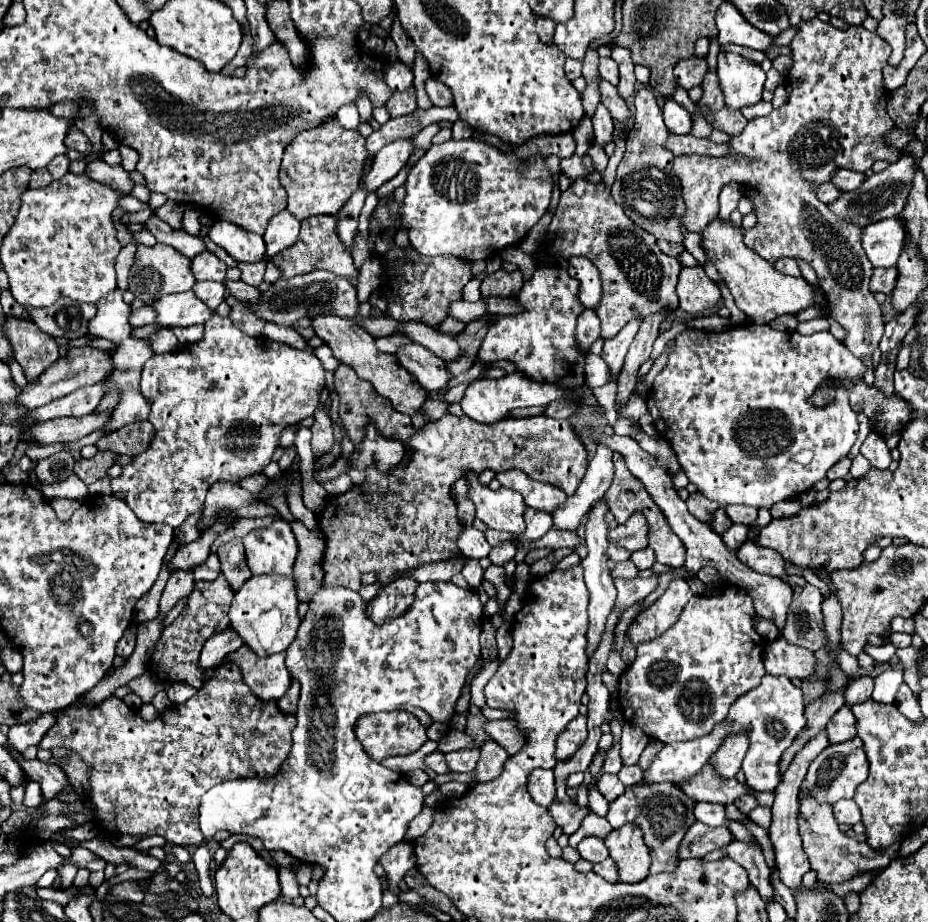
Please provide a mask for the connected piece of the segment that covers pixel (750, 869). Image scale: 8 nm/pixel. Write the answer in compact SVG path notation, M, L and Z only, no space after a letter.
M735 840L725 848L725 851L748 872L750 883L758 890L762 900L765 903L772 901L774 890L770 884L770 868L764 860L764 854L760 854L762 852L760 842L754 840L754 844L750 844Z

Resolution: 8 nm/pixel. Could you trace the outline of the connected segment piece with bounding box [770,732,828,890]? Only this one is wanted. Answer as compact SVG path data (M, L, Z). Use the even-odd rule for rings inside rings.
M820 732L818 736L814 736L794 758L794 762L790 764L790 768L786 770L786 774L782 776L782 782L778 784L776 792L774 792L774 804L772 804L772 826L770 826L770 840L774 844L774 852L776 852L776 864L780 870L780 880L790 888L798 888L802 884L802 876L810 870L810 862L808 856L802 848L800 836L798 832L794 832L794 802L798 802L798 792L800 792L800 784L806 776L806 770L810 766L810 762L814 760L814 756L818 756L818 752L822 752L828 746L826 734Z

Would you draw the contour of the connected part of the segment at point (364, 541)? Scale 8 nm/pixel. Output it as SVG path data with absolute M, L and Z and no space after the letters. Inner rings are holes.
M340 364L334 372L334 380L338 396L344 396L340 400L340 418L350 420L350 424L374 422L376 428L392 440L408 438L410 456L408 462L402 458L402 462L390 472L380 472L374 466L366 468L364 482L334 496L316 516L326 538L322 562L324 586L358 590L360 578L366 572L376 572L378 582L388 584L394 572L410 570L424 562L454 558L458 554L456 538L460 534L460 522L456 516L452 484L468 472L520 470L532 480L562 488L568 496L578 490L578 484L584 478L588 454L568 420L534 416L482 424L466 416L458 418L446 414L436 422L414 428L408 414L394 410L390 400L380 396L368 380L358 378L350 366ZM352 400L360 402L360 410L356 412L358 416L352 416ZM362 400L366 400L366 408ZM376 410L382 410L382 422L374 420Z

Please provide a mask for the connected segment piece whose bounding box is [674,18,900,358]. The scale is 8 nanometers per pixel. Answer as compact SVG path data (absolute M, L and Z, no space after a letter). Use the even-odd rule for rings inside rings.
M812 18L798 26L798 34L790 42L790 50L792 68L784 76L784 84L790 86L790 98L782 108L772 110L768 116L750 120L744 132L730 140L730 156L712 158L682 154L674 160L674 174L680 178L686 202L686 214L680 226L690 232L702 232L718 216L718 198L722 186L730 182L742 184L758 216L758 224L746 230L746 246L768 262L774 262L782 256L804 258L816 270L820 288L830 300L830 318L834 318L846 330L844 346L858 358L870 358L882 338L884 320L880 304L874 300L874 294L868 288L872 264L862 252L862 228L858 228L856 224L846 224L846 220L838 220L838 216L834 216L828 206L814 196L810 184L828 182L838 168L866 172L876 160L886 160L894 164L900 158L900 152L886 142L886 134L894 128L894 122L886 112L886 90L882 76L882 68L888 64L890 58L890 44L882 40L878 32L870 32L864 26L850 26L848 30L838 30L832 24L822 22L820 18Z

